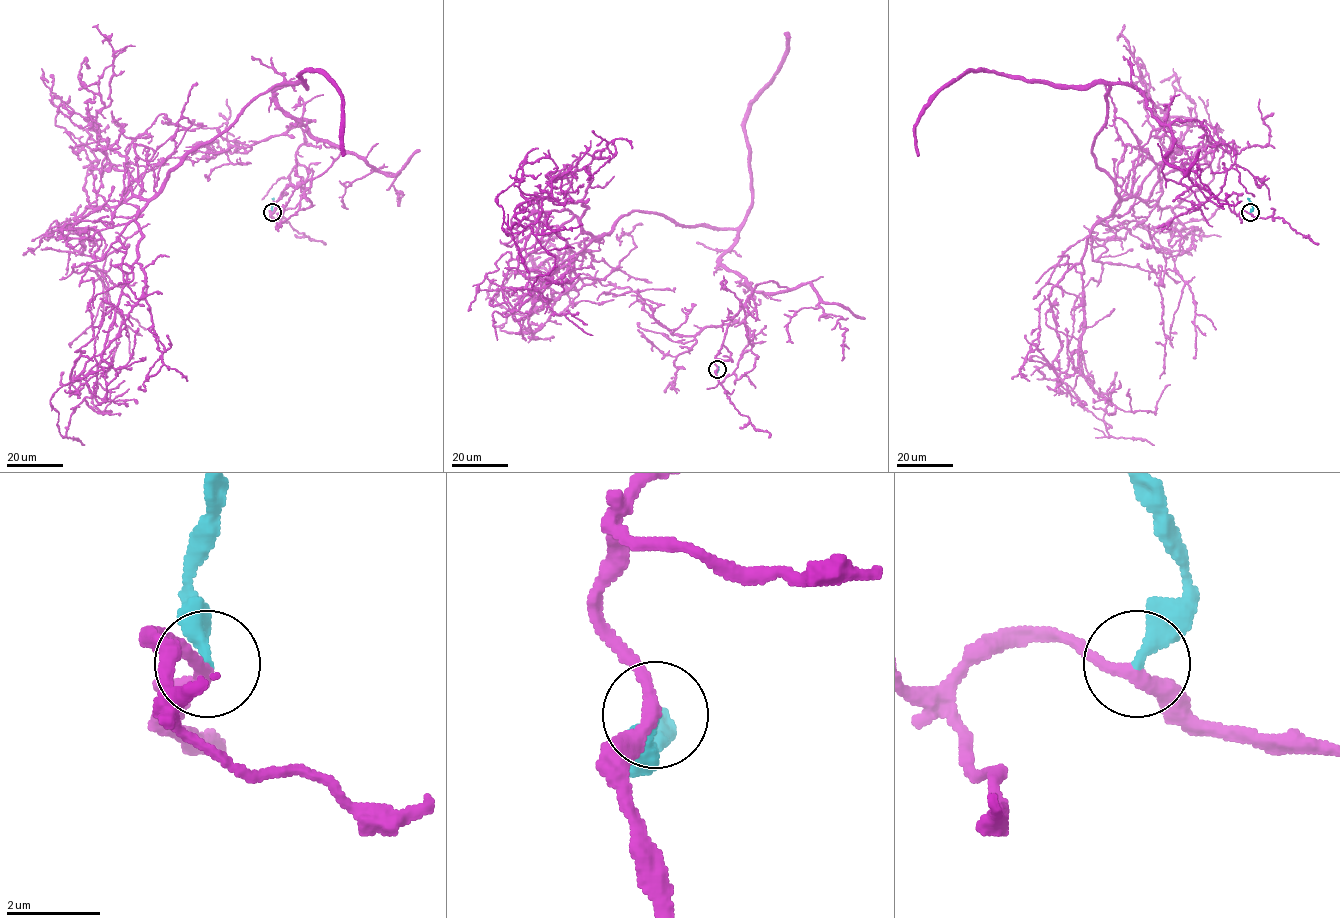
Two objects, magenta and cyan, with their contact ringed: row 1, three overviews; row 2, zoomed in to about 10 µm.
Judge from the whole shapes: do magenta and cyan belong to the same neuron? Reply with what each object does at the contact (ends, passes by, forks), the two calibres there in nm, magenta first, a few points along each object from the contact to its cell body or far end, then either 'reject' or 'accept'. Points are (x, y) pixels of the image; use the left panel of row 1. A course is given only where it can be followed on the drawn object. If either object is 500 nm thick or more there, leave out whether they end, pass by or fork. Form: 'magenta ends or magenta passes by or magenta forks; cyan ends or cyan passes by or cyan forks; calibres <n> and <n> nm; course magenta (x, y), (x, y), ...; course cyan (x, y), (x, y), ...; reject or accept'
magenta passes by; cyan ends; calibres 280 and 320 nm; course magenta (272, 212), (342, 152), (279, 106), (292, 84), (138, 213), (141, 298), (111, 365), (50, 399), (59, 428); course cyan (272, 212), (273, 197); accept

